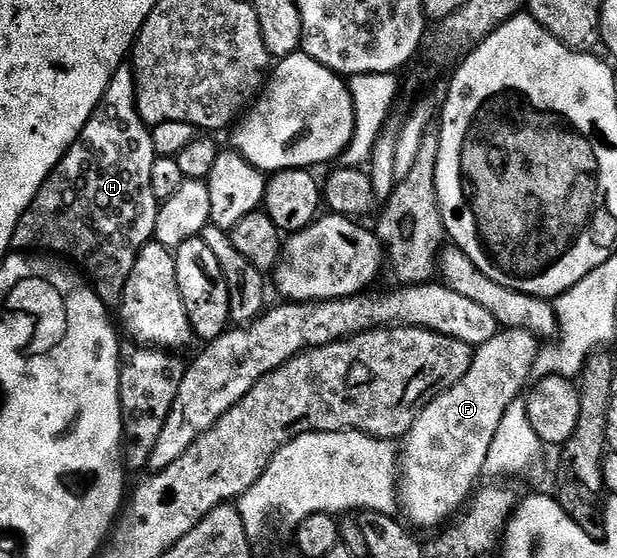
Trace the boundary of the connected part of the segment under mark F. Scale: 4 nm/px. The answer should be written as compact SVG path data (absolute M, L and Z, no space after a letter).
M522 328L495 331L477 346L468 374L464 374L464 378L460 378L460 382L456 382L456 386L449 388L443 396L437 396L420 414L412 430L406 433L406 452L404 448L400 458L400 504L406 507L411 525L420 524L424 528L445 525L471 499L476 488L474 483L485 470L485 458L496 437L497 427L509 406L523 395L522 387L531 383L530 376L535 375L534 363L538 361L539 351L539 337Z

